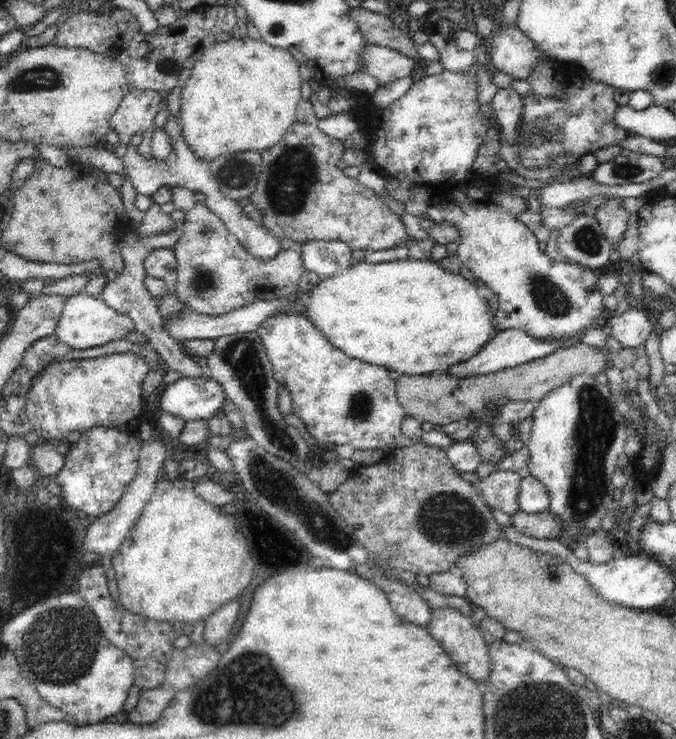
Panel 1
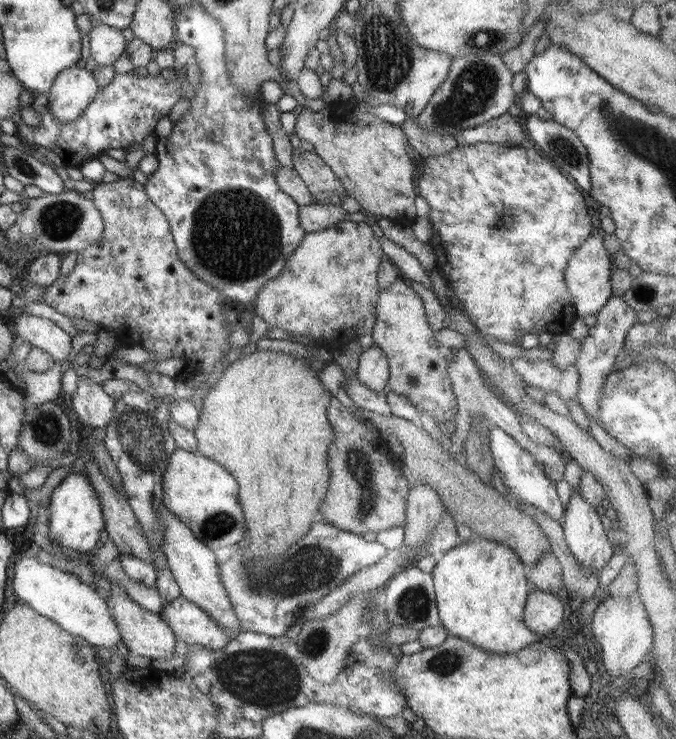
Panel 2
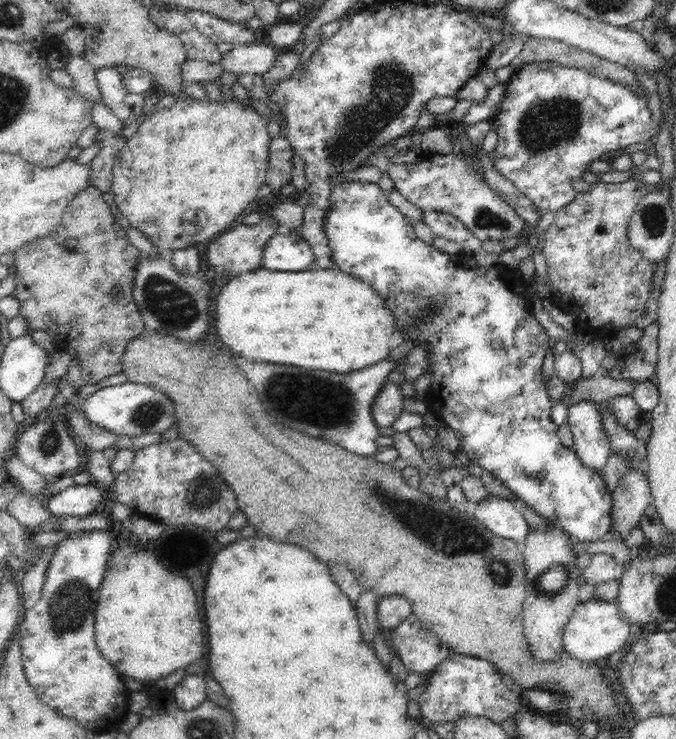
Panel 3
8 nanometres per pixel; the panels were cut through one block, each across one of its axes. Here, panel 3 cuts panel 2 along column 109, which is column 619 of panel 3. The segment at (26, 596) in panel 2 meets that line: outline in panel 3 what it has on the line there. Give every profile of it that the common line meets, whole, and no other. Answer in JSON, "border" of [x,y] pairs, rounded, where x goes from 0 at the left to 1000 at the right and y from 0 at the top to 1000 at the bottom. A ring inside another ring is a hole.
{"border":[[[873,809],[855,816],[833,857],[834,882],[864,896],[895,896],[895,893],[926,871],[935,858],[933,843],[922,836],[913,812],[898,815]]]}

